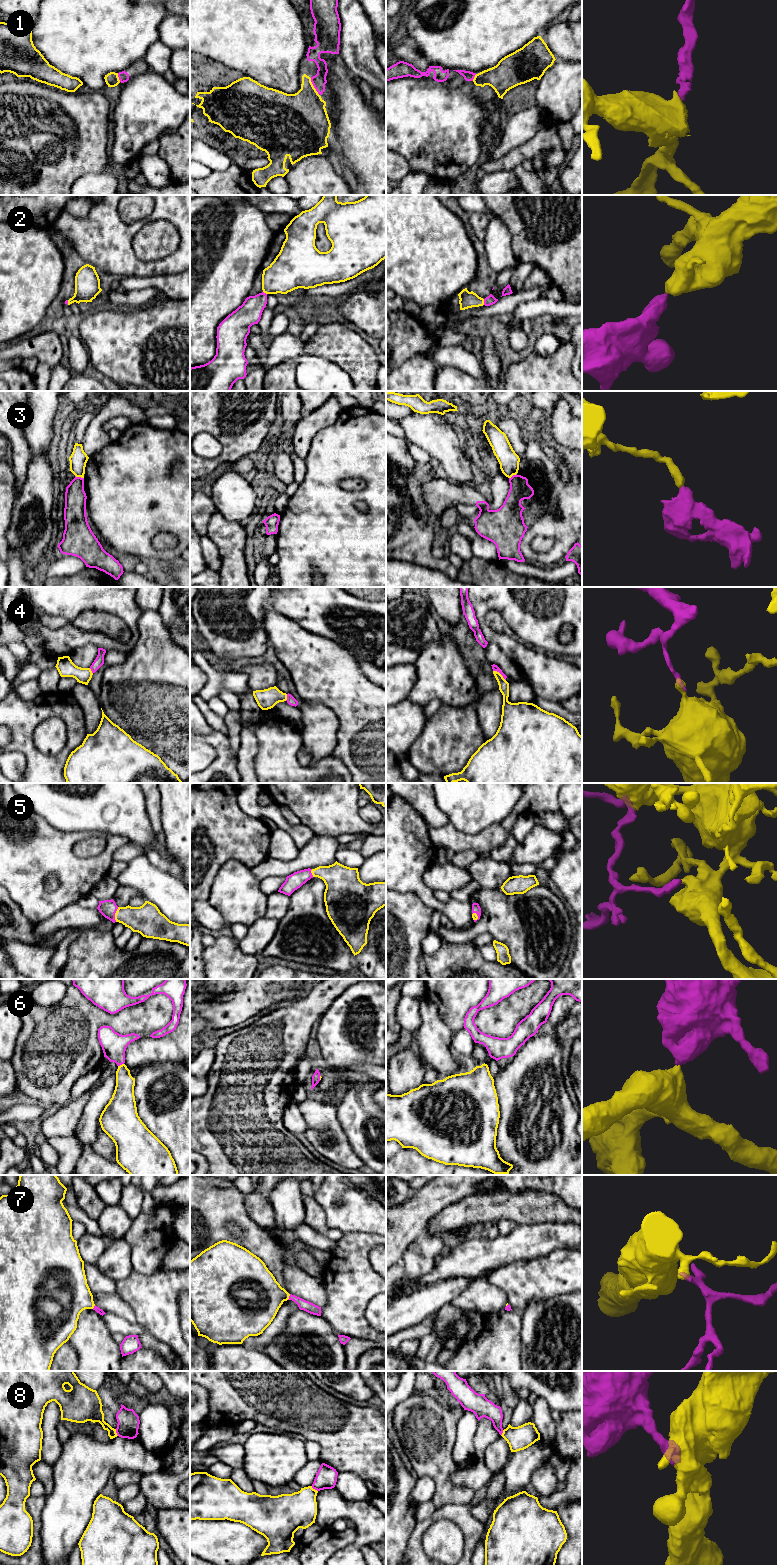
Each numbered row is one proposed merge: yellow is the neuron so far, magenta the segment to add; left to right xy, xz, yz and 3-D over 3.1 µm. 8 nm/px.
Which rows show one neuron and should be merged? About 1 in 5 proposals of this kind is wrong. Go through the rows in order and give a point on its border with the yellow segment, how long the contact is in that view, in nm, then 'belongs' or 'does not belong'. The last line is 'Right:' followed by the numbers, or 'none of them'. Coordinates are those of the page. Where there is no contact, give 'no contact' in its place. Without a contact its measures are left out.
1: contact xz (313, 86); length 150 nm; belongs
2: contact yz (483, 302); length 50 nm; belongs
3: contact xy (79, 476); length 80 nm; does not belong
4: contact yz (500, 674); length 130 nm; does not belong
5: contact xy (115, 914); length 120 nm; belongs
6: contact xy (120, 1065); length 50 nm; belongs
7: contact xz (288, 1297); length 50 nm; belongs
8: contact xz (314, 1489); length 70 nm; does not belong
Right: 1, 2, 5, 6, 7

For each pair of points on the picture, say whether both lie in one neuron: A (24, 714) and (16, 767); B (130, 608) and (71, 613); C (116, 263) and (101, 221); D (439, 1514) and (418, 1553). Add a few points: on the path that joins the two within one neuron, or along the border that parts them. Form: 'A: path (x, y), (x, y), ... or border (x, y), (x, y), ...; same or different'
A: border (10, 750), (20, 752), (25, 757), (24, 772); different
B: path (115, 602), (86, 602); same
C: path (113, 253), (102, 239), (102, 231); same
D: path (429, 1522), (417, 1533), (417, 1543); same

